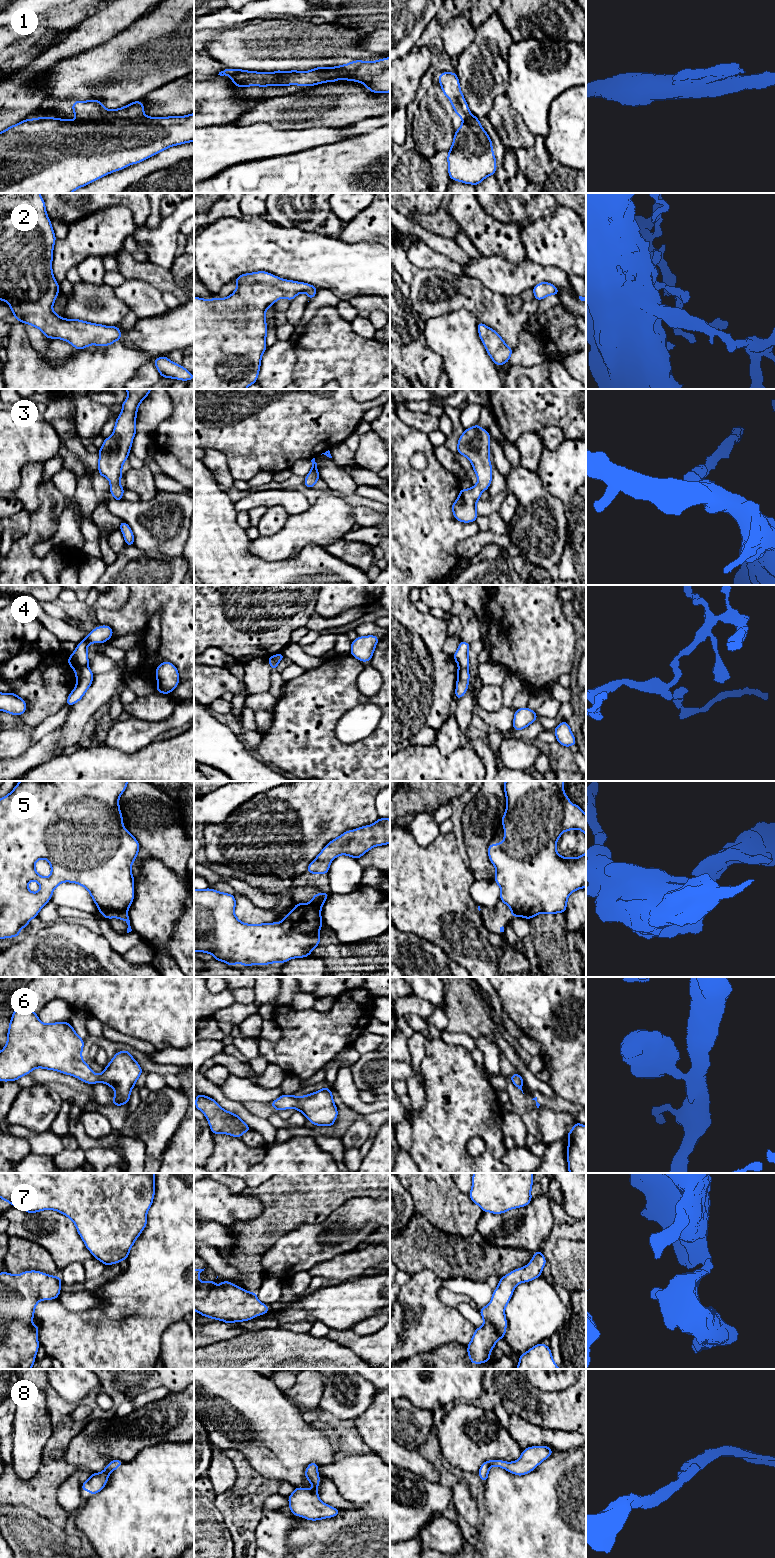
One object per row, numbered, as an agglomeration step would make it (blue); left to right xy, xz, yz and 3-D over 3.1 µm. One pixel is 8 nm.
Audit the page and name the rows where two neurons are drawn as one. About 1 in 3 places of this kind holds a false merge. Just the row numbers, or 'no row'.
1, 4, 5

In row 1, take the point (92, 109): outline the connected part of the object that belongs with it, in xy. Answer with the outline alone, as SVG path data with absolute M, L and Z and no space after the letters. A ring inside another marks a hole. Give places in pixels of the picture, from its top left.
M99 100L74 101L74 116L79 120L101 120L104 118L136 118L144 116L144 105L138 100L119 109L106 109Z

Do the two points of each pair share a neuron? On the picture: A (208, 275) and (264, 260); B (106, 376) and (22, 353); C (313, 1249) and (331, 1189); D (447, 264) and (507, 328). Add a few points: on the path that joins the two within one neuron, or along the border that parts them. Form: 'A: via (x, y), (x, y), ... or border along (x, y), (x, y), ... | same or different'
A: via (222, 261), (250, 260) | same
B: via (85, 376), (45, 376), (43, 374) | same
C: border along (339, 1206), (322, 1221), (303, 1223), (298, 1227) | different
D: border along (453, 274), (463, 276) | different

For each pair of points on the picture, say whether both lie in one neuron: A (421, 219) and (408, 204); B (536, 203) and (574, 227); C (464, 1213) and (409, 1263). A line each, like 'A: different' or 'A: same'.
A: different
B: different
C: different

